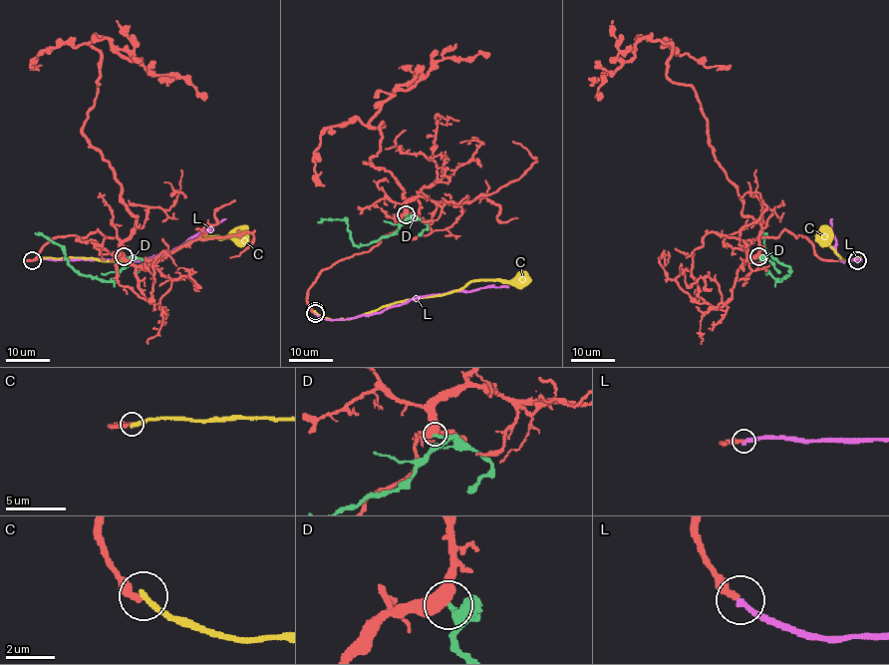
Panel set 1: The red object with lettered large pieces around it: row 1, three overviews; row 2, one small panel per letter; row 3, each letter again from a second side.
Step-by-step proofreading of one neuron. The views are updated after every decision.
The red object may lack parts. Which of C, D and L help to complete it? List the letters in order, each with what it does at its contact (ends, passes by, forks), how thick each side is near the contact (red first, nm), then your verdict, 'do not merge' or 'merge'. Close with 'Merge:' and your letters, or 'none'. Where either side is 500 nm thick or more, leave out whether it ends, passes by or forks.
C: it ends | 360/280 nm | do not merge
D: 550/200 nm | do not merge
L: it ends | 320/240 nm | merge
Merge: L

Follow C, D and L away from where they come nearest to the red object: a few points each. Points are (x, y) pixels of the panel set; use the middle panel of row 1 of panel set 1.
C: (315, 312), (333, 319), (354, 318), (397, 302), (453, 292), (476, 280), (506, 280), (524, 285), (530, 279)
D: (407, 214), (413, 216), (408, 217), (392, 233), (357, 246), (345, 219), (317, 221)
L: (315, 313), (328, 319), (347, 319), (380, 313), (431, 295), (508, 286)

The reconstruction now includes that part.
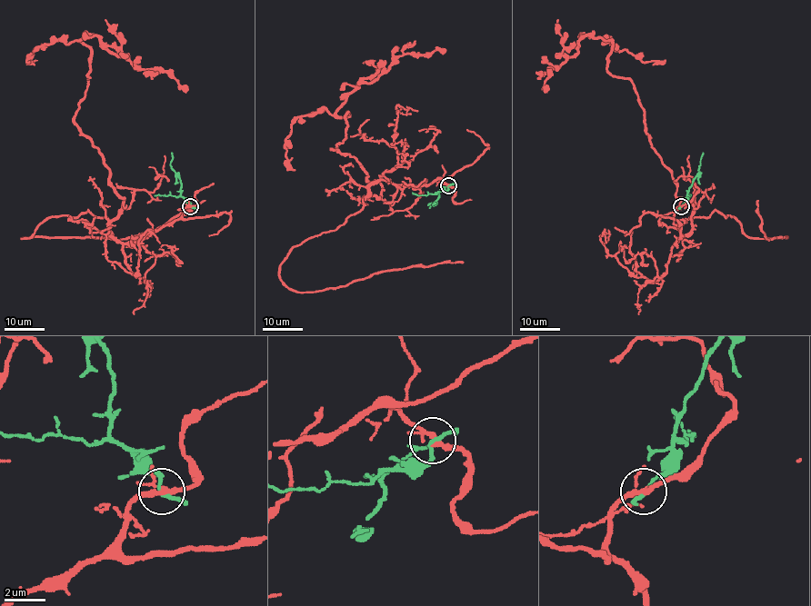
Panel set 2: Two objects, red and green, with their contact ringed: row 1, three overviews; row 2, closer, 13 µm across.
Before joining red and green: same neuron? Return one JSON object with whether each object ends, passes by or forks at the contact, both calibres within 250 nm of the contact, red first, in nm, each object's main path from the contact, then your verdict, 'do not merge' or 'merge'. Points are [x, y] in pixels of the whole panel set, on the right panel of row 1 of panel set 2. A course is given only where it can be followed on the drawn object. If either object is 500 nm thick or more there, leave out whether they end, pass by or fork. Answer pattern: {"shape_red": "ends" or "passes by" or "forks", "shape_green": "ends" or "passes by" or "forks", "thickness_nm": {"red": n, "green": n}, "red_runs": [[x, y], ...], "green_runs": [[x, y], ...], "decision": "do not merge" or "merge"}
{"shape_red": "forks", "shape_green": "passes by", "thickness_nm": {"red": 220, "green": 140}, "red_runs": [[681, 206], [675, 243], [693, 206], [651, 144], [634, 84], [606, 69], [610, 40], [585, 35], [546, 92]], "green_runs": [[681, 206], [699, 173], [703, 153]], "decision": "do not merge"}

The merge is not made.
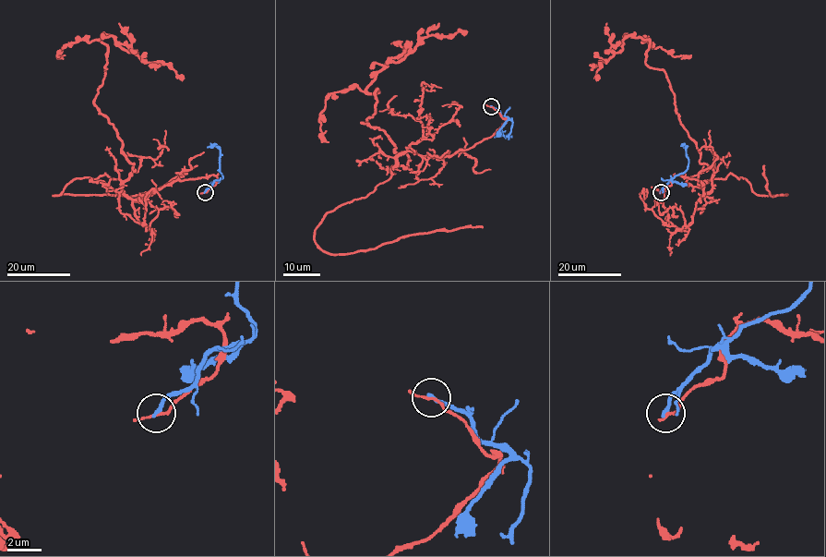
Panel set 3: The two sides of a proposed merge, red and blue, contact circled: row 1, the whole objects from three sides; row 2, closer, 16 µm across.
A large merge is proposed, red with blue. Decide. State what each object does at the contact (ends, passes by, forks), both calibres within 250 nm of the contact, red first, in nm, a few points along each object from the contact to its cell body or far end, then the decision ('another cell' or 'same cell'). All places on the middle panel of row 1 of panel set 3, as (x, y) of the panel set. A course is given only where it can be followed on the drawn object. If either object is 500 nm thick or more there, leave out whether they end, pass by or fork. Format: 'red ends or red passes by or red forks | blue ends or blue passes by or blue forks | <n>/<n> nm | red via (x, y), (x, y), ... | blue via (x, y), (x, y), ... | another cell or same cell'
red passes by | blue ends | 120/240 nm | red via (491, 107), (506, 120), (491, 137), (405, 151), (406, 167), (362, 124), (390, 61), (465, 33) | blue via (491, 107), (512, 122), (508, 139), (508, 136), (496, 135), (494, 138) | another cell

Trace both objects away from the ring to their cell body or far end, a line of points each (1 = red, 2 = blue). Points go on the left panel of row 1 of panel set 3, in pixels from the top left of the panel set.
1: (204, 192), (215, 175), (124, 194), (134, 163), (94, 102), (106, 63), (98, 40), (112, 35), (183, 79)
2: (204, 192), (222, 177), (220, 172), (220, 150), (215, 146), (207, 147)

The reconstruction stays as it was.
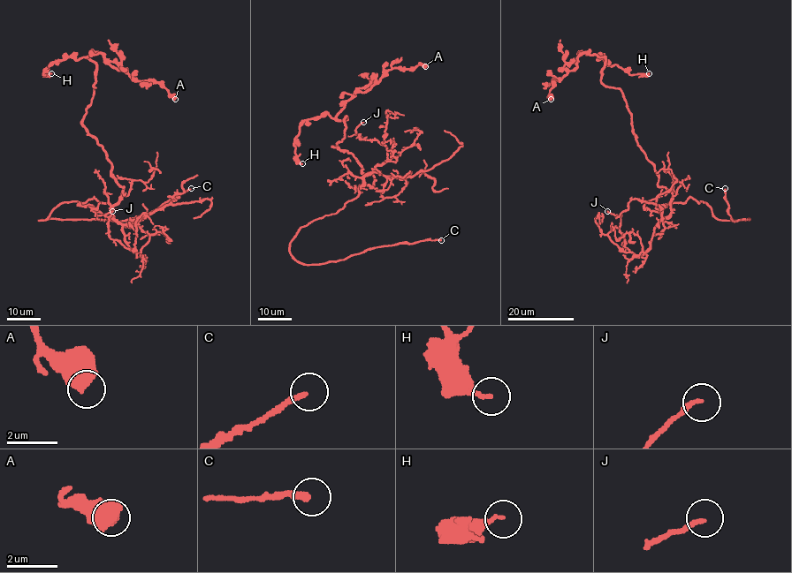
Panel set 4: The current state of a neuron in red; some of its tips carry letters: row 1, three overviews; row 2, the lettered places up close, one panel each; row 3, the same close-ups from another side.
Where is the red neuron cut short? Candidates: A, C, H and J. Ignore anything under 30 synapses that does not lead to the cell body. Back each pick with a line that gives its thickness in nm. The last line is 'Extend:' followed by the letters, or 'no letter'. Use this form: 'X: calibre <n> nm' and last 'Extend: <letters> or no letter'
C: calibre 200 nm
Extend: C

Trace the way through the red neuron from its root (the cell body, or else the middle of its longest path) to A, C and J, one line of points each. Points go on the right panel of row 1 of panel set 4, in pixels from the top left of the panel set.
A: (666, 187), (637, 143), (623, 93), (600, 81), (603, 56), (582, 53), (552, 81), (551, 99)
C: (666, 187), (672, 194), (670, 205), (691, 197), (704, 201), (719, 219), (750, 219), (732, 219), (725, 188)
J: (666, 187), (672, 194), (671, 213), (656, 225), (651, 247), (640, 256), (625, 247), (620, 218), (607, 211)

